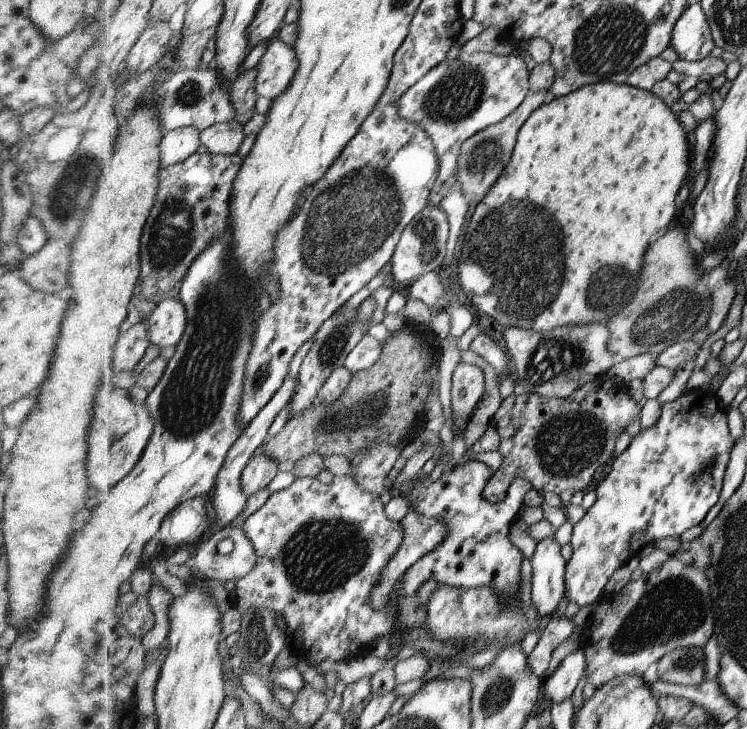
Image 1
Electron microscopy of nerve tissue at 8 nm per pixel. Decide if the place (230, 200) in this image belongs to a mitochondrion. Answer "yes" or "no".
no

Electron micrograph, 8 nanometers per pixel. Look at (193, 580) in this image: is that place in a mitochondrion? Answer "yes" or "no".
no

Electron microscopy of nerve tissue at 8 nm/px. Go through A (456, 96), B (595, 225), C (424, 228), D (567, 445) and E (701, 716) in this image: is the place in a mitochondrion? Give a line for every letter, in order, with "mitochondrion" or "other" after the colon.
A: mitochondrion
B: other
C: mitochondrion
D: mitochondrion
E: other

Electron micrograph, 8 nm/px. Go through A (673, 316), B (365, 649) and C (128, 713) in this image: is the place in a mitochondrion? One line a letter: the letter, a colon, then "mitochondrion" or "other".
A: mitochondrion
B: other
C: other

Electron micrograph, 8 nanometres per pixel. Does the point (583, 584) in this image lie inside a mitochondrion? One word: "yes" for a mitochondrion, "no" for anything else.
no

